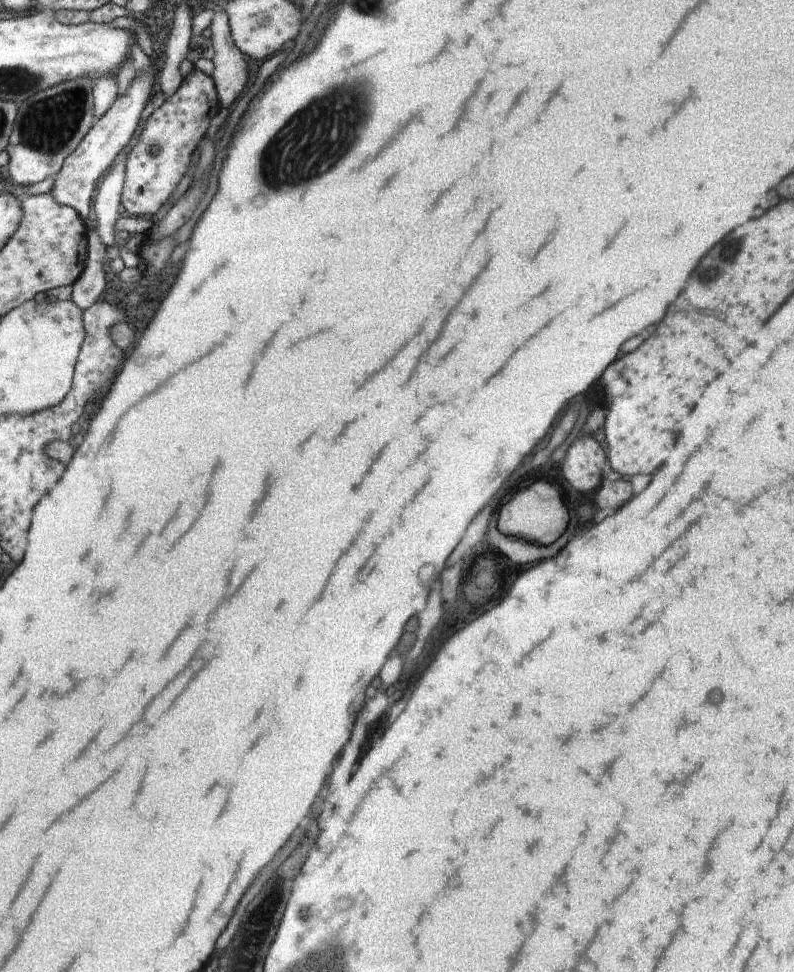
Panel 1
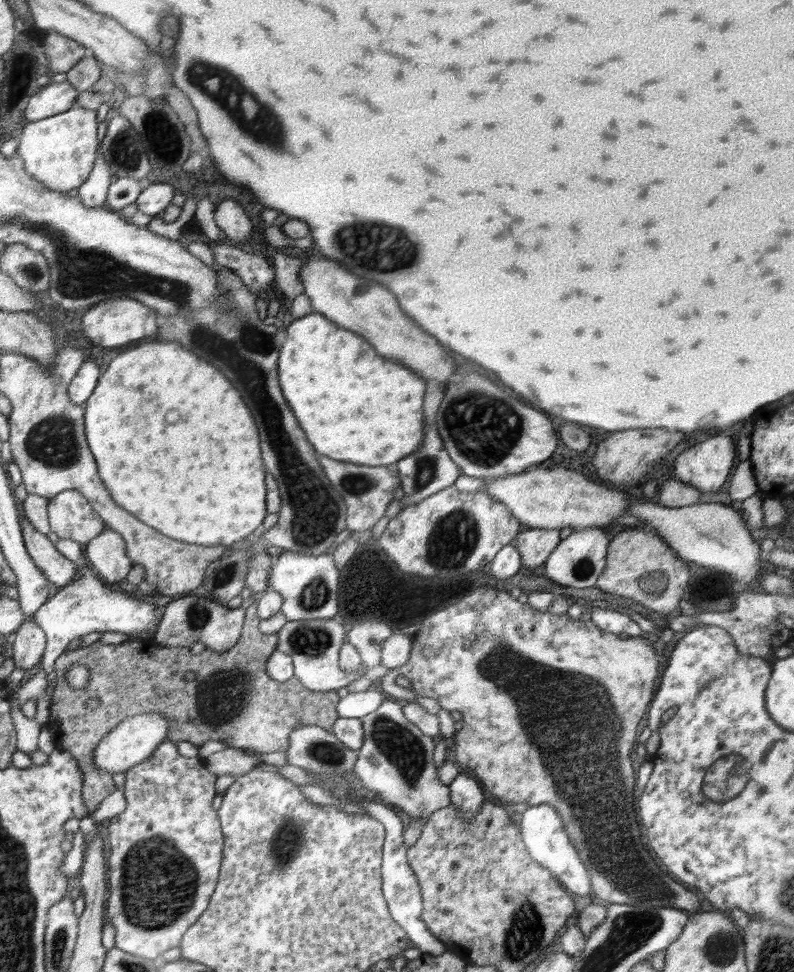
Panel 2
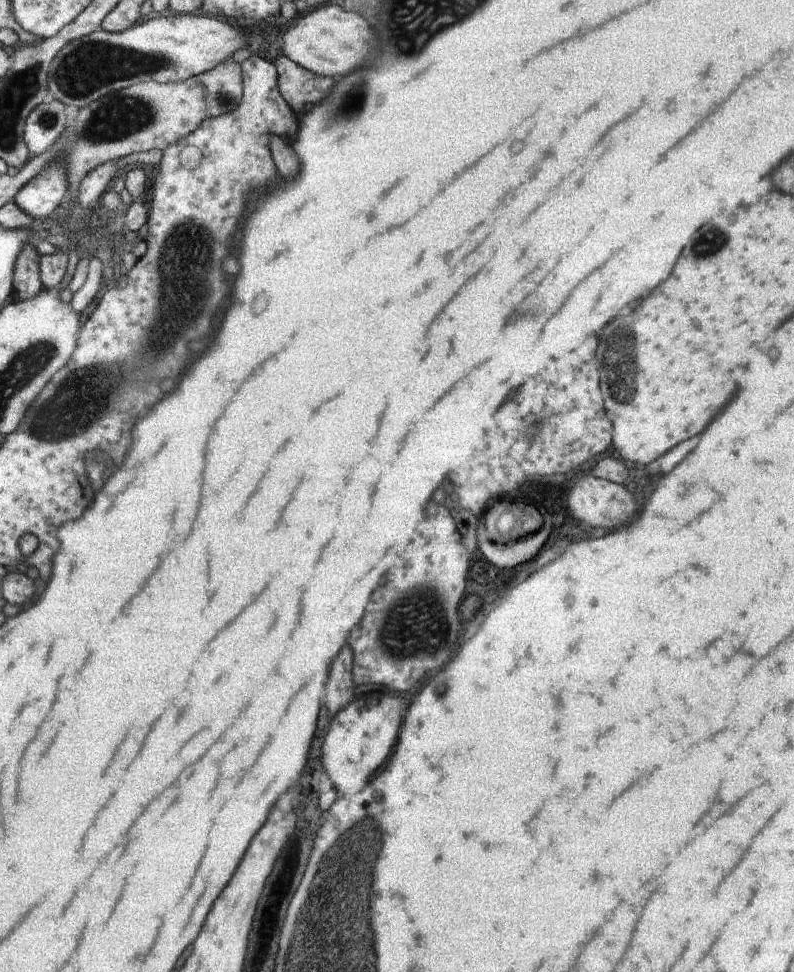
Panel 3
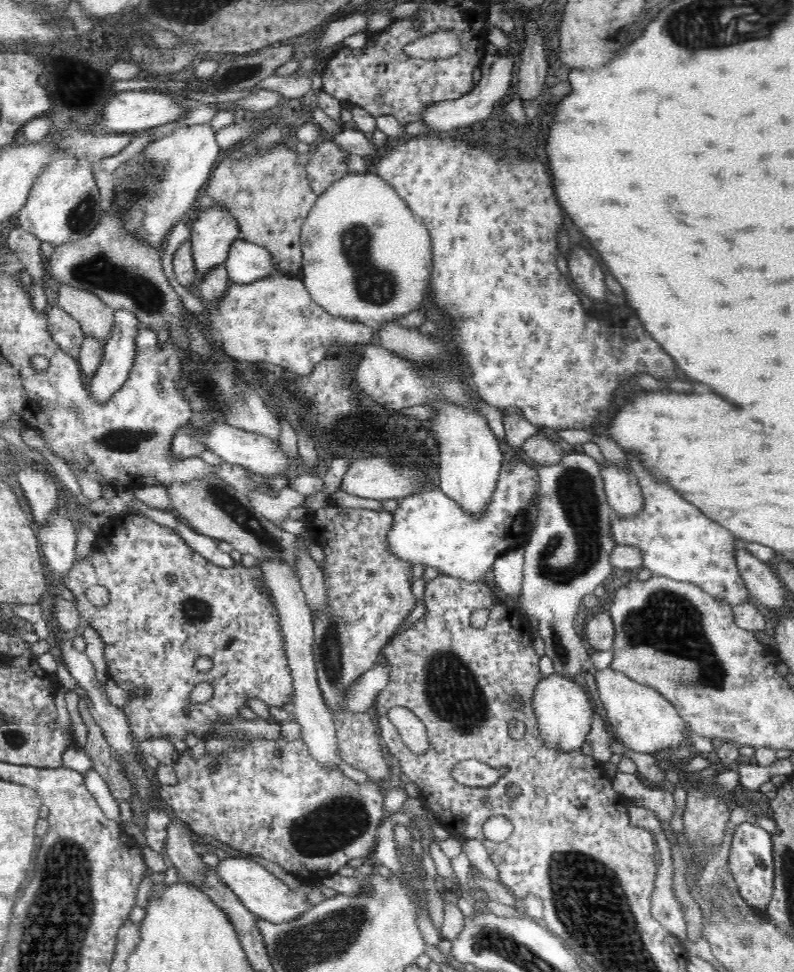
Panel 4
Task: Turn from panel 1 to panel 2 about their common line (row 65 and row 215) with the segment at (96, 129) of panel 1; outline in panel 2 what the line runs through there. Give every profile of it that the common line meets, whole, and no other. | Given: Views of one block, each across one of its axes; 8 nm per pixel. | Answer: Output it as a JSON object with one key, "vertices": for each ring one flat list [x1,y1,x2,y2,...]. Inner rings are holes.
{"vertices":[[173,179,158,183,145,183,140,196,135,200,137,210,149,214,150,216,159,216,165,208,171,205,174,191]]}

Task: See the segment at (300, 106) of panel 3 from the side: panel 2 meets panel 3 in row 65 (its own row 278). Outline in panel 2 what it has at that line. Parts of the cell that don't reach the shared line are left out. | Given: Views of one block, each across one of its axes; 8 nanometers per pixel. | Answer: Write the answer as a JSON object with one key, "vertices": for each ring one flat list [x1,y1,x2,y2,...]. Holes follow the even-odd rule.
{"vertices":[[280,250,273,251,271,254,268,260,274,268,275,282,288,299,294,300,304,292,304,286,300,280,300,269,306,263,306,258,291,258]]}

